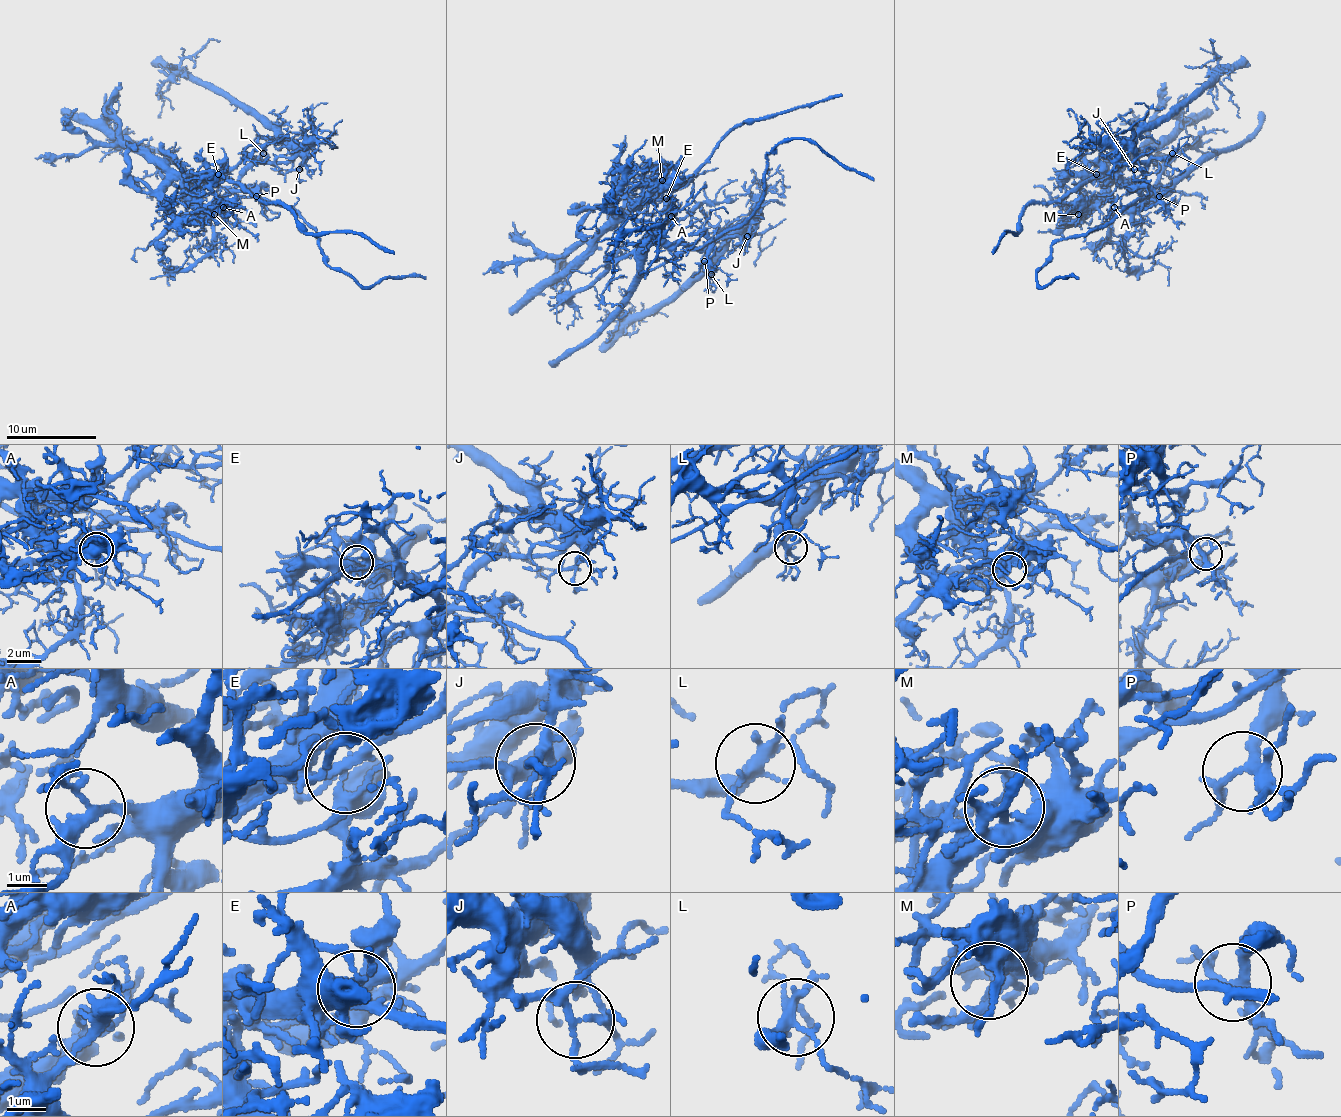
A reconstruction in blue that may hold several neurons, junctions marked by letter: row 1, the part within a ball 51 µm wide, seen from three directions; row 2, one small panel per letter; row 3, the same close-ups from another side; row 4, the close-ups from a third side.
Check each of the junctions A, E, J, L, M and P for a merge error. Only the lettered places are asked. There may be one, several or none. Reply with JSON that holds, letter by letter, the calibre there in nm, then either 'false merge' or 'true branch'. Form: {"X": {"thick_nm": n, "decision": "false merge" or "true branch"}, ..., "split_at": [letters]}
{"A": {"thick_nm": 260, "decision": "true branch"}, "E": {"thick_nm": 190, "decision": "false merge"}, "J": {"thick_nm": 200, "decision": "false merge"}, "L": {"thick_nm": 260, "decision": "true branch"}, "M": {"thick_nm": 360, "decision": "true branch"}, "P": {"thick_nm": 240, "decision": "true branch"}, "split_at": ["E", "J"]}

